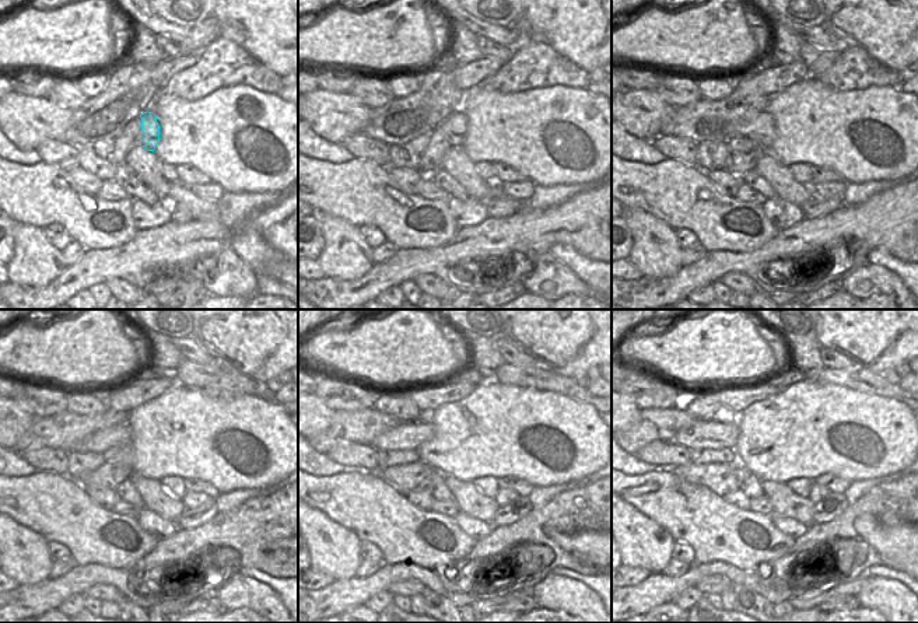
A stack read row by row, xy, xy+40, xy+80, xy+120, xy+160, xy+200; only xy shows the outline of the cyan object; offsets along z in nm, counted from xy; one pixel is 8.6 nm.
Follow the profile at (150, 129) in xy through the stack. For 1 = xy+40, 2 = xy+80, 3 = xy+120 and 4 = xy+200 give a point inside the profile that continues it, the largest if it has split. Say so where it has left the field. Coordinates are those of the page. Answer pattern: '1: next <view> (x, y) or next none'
1: next xy+40 (455, 126)
2: next xy+80 (761, 128)
3: next xy+120 (112, 437)
4: next xy+200 (701, 434)

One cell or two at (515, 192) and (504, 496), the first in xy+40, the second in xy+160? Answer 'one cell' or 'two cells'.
one cell

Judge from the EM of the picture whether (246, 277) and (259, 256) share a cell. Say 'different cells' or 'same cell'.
different cells

